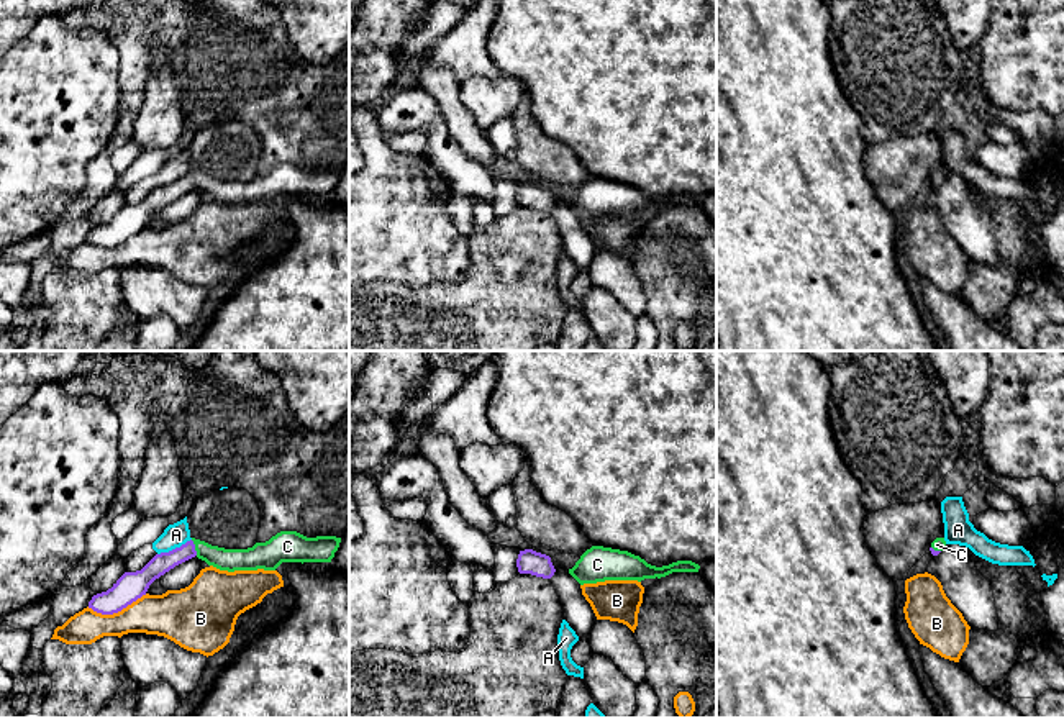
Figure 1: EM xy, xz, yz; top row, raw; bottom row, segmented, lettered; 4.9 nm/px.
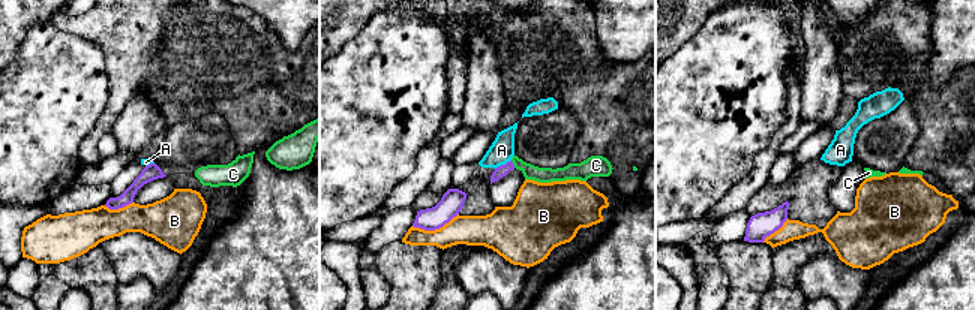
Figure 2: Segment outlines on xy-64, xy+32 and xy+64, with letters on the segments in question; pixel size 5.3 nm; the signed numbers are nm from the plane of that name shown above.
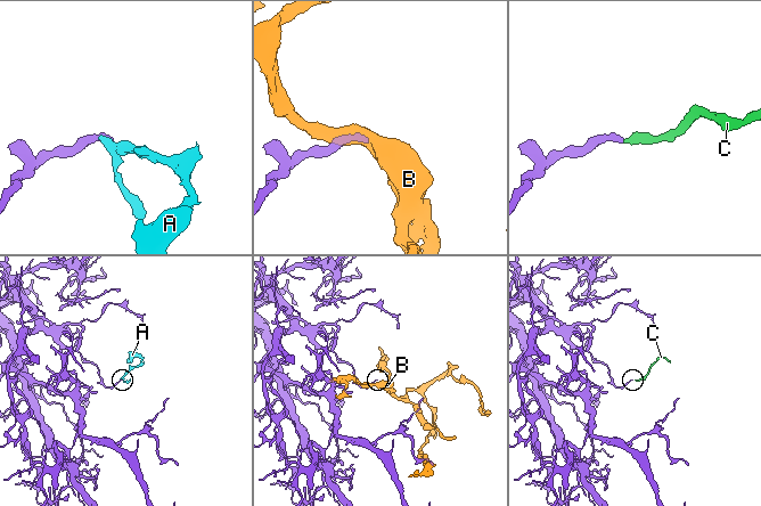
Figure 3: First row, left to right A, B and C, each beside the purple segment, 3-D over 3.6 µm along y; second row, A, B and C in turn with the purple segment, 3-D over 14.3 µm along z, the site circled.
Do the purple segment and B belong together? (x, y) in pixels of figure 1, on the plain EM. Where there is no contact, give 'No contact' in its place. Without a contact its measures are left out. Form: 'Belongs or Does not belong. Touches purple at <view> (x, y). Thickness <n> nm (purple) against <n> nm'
Does not belong. Touches purple at xy (117, 245). Thickness 140 nm (purple) against 220 nm

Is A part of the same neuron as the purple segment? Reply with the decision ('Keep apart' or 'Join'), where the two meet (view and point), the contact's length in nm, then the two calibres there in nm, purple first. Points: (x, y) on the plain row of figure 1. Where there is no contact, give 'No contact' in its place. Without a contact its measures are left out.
Keep apart. Touches purple at xy (176, 181). Shared border 190 nm. Thickness 120 nm (purple) against 120 nm

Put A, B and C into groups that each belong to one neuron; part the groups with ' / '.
A / B / C

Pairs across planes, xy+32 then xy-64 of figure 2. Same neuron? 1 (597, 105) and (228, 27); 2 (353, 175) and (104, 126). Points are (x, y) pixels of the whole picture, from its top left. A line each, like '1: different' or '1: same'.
1: same
2: different

